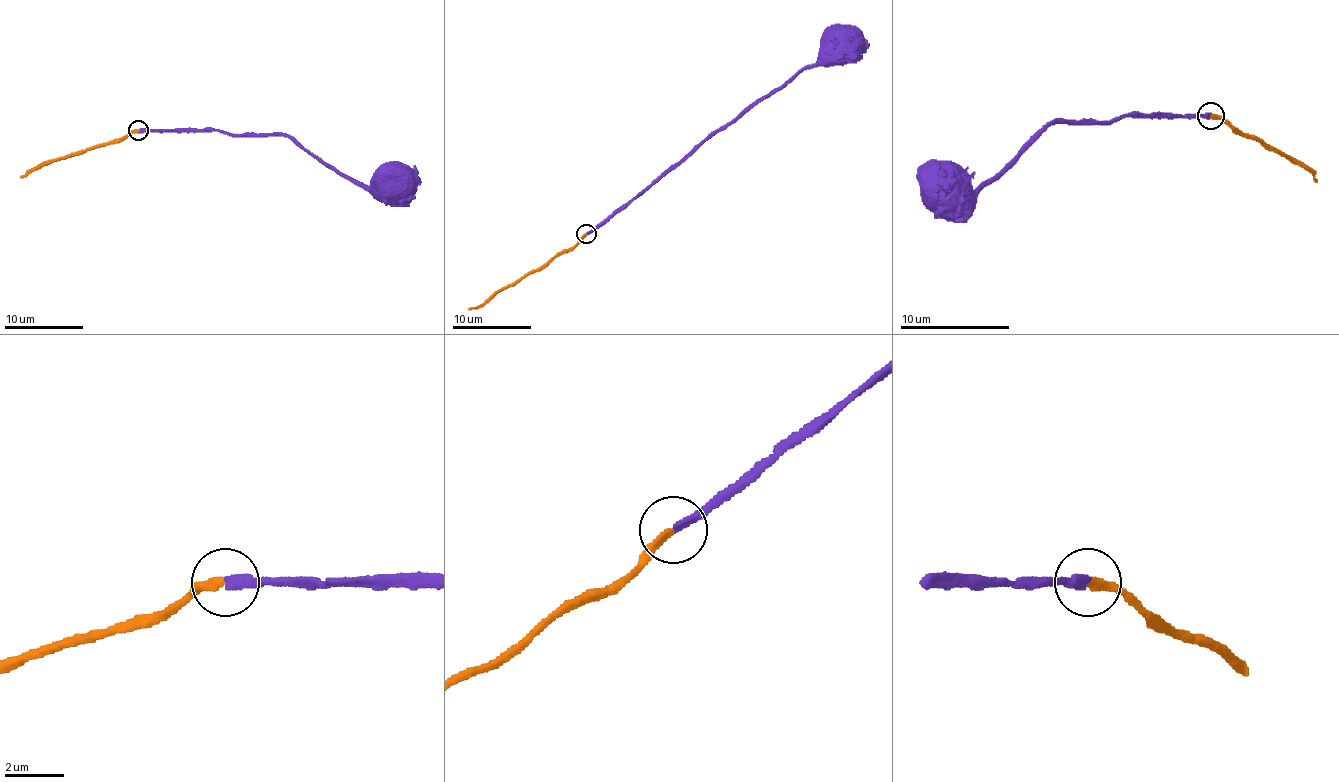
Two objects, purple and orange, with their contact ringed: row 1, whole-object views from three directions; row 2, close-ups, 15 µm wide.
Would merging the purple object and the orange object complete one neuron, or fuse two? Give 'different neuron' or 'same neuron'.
same neuron

